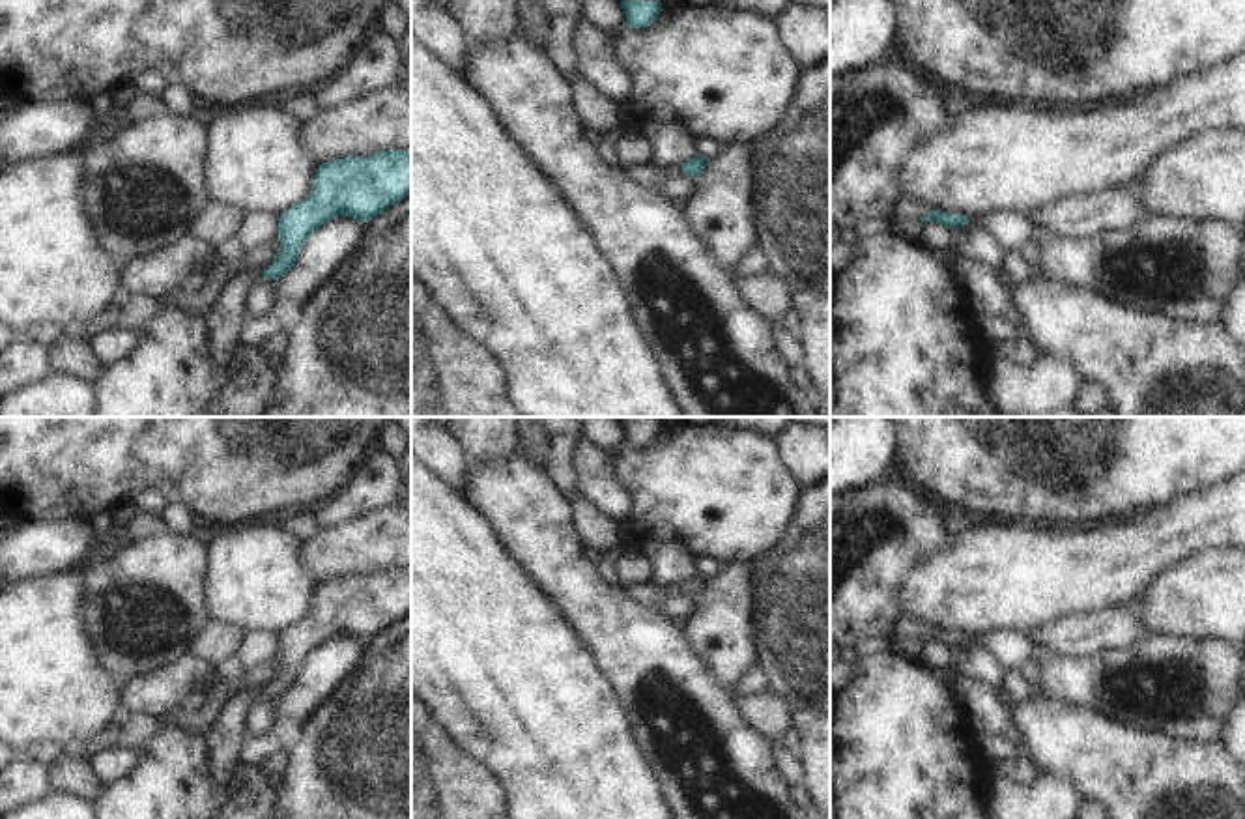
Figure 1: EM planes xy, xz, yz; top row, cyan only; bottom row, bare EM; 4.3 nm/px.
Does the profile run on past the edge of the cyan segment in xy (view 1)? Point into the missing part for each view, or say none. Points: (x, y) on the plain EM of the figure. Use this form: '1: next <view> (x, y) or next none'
1: next none

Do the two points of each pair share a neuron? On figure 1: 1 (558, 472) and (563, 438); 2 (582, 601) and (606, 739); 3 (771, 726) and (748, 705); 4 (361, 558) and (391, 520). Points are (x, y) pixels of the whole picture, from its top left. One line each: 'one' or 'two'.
1: one
2: two
3: one
4: one

